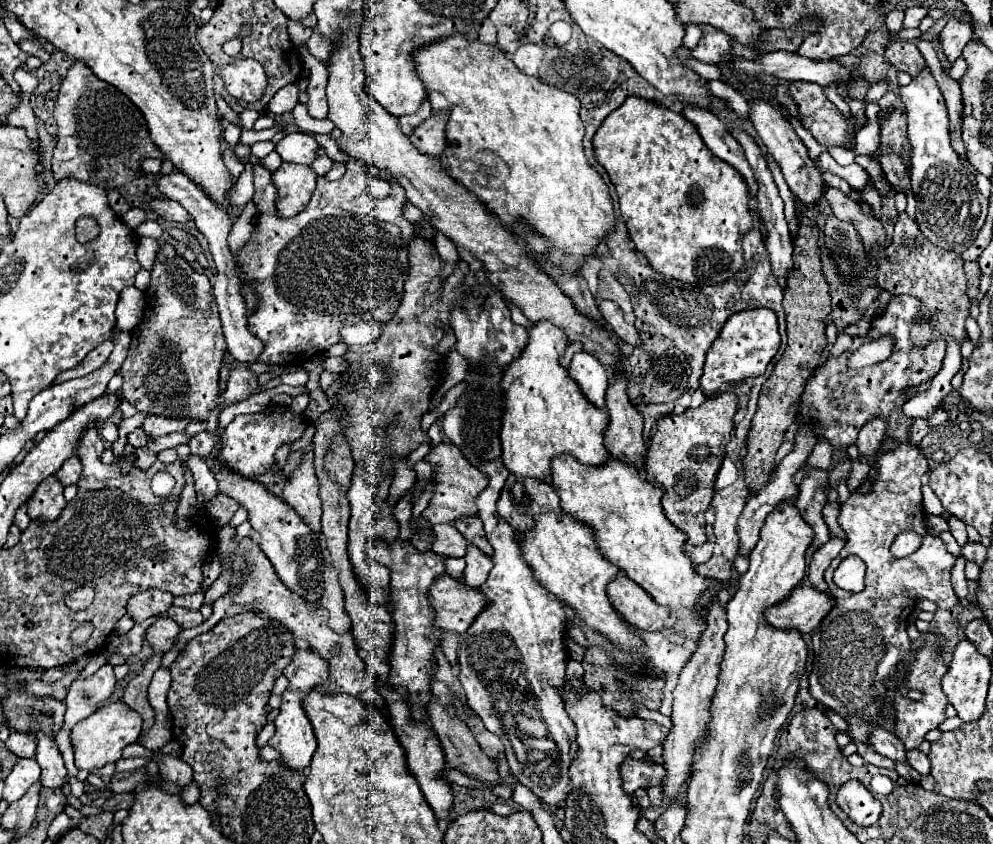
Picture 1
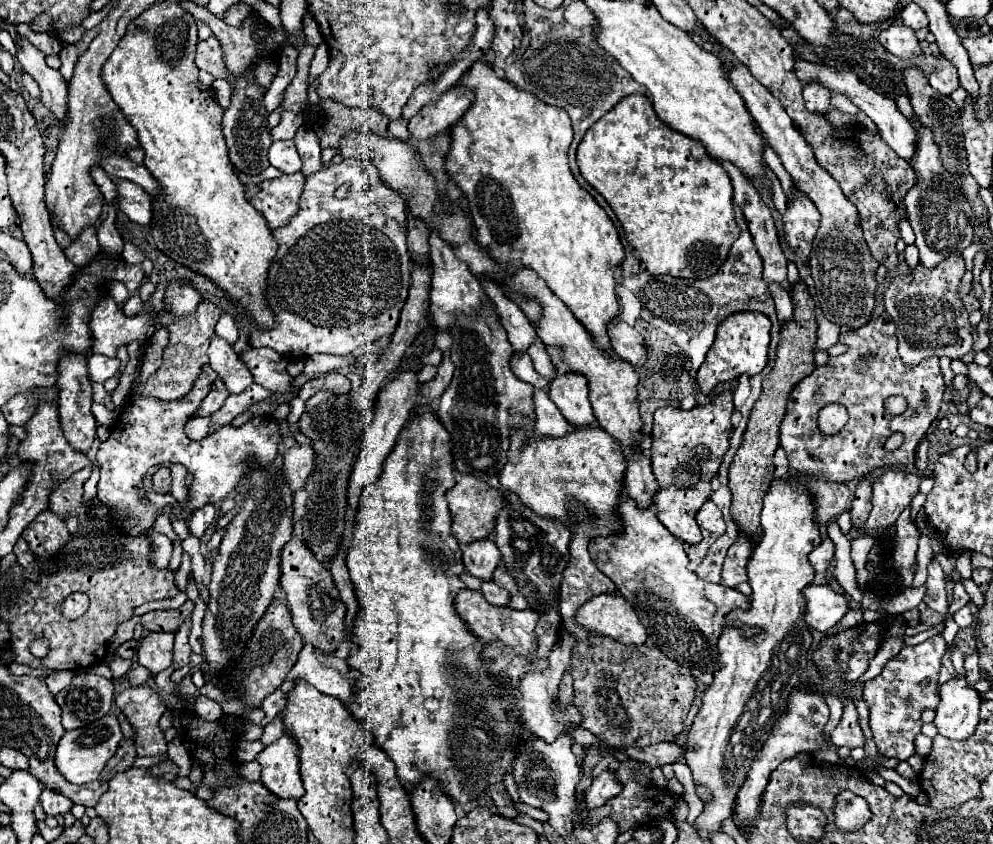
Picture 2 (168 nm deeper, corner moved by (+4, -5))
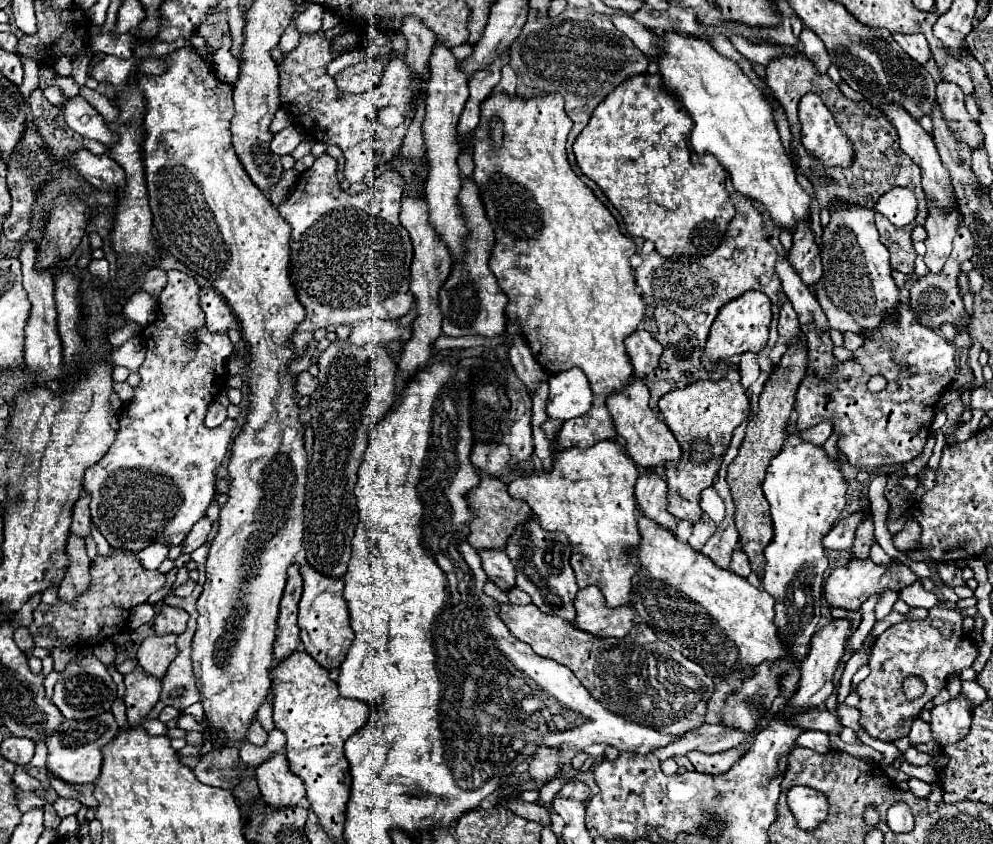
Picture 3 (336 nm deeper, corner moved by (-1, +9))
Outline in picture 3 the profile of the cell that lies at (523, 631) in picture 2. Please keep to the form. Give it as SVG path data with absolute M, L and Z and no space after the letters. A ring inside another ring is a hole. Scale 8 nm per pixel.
M499 604L499 618L507 624L511 634L527 642L535 654L553 658L565 664L567 668L571 668L571 672L581 680L585 688L589 690L593 688L593 698L597 698L613 714L619 714L627 720L635 720L637 724L655 728L655 730L661 730L661 734L667 734L667 736L677 736L703 724L705 704L715 690L713 678L707 672L703 676L703 668L699 664L691 662L687 656L683 656L669 644L661 642L647 624L639 622L625 638L603 638L603 636L589 634L585 630L579 630L577 626L573 626L571 622L559 616L549 616L541 612L535 604L525 604L525 606Z

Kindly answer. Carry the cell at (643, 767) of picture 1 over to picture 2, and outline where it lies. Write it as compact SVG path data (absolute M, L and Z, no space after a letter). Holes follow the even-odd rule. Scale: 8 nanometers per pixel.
M604 770L600 776L594 778L594 782L590 784L590 788L586 788L582 792L584 798L584 810L592 810L602 806L606 800L610 800L612 796L616 796L616 792L620 792L620 784L614 778L614 772Z

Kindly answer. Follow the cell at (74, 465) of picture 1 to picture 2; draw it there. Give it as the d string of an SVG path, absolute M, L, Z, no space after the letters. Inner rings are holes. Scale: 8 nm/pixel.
M88 466L88 468L82 468L80 472L74 472L68 480L56 484L56 488L52 490L52 494L50 494L50 506L48 508L56 516L60 516L62 520L66 520L68 516L80 512L82 492L84 492L82 486L90 478L92 468L94 466Z

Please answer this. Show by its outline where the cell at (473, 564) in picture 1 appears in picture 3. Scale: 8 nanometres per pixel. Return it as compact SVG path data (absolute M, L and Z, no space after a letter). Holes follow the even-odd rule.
M519 588L505 590L505 594L507 594L507 598L509 598L511 604L529 604L531 602L531 598L523 590L519 590Z

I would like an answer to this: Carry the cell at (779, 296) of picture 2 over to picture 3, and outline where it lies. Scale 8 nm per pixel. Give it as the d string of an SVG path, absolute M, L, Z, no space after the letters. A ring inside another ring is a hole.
M785 298L785 302L781 304L781 310L779 310L779 334L787 340L787 344L795 342L795 338L801 336L799 320L797 320L797 314L795 314L789 298Z

